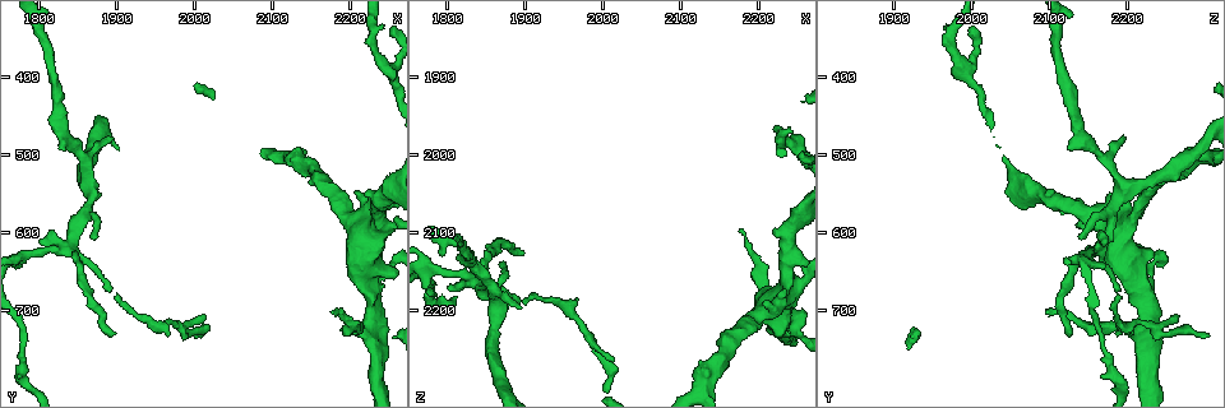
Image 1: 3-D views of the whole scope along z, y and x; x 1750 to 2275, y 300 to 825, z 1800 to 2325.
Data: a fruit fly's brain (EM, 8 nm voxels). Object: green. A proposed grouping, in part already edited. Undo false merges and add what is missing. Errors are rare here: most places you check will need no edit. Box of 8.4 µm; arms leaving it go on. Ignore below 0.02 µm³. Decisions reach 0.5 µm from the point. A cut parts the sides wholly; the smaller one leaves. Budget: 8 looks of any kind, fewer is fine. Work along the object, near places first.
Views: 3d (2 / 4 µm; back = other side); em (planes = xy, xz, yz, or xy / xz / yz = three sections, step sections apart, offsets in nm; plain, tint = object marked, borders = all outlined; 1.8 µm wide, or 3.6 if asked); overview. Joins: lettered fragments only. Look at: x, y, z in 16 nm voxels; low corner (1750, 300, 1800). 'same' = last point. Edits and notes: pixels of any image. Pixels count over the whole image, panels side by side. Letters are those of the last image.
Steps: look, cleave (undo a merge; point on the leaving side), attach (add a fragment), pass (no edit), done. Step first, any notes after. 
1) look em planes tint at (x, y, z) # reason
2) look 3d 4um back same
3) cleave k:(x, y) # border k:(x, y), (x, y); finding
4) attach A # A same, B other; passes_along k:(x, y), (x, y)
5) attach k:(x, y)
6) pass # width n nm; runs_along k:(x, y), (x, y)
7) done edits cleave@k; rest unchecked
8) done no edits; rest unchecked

look em yz step 16 borders at (2175, 700, 2095) # branch stops here

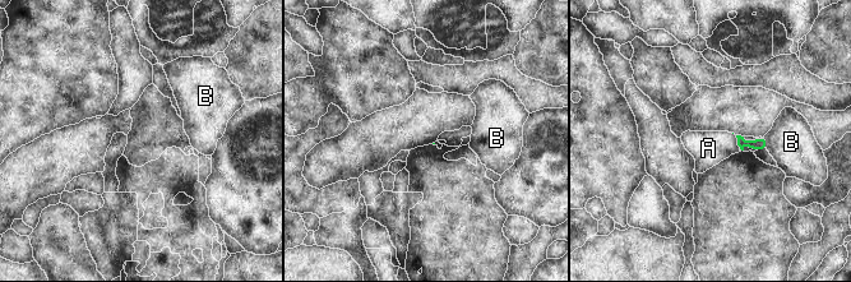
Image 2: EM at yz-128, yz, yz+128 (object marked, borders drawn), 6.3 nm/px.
attach A # A same, B other; passes_along 2:(759, 144), (738, 142), (708, 148); the neuron continues

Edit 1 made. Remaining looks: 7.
look 3d 2um at (2230, 545, 2180) # thick end

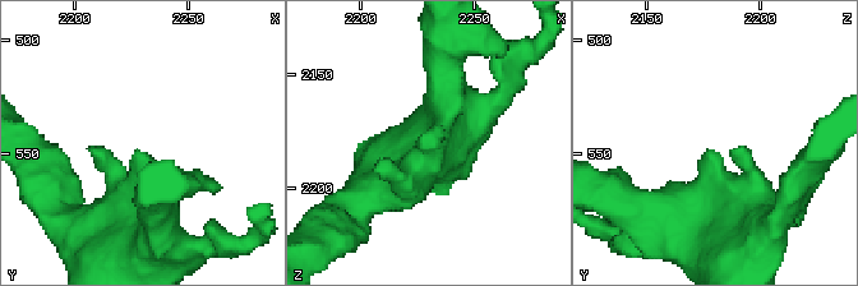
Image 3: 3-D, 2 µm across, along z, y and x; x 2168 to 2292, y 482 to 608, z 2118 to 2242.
look em yz step 4 borders at (2229, 548, 2177) # need the tissue

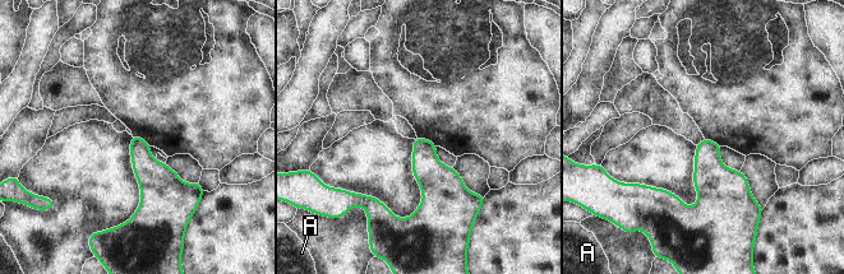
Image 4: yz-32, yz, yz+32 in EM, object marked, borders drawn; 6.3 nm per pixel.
look em planes borders same

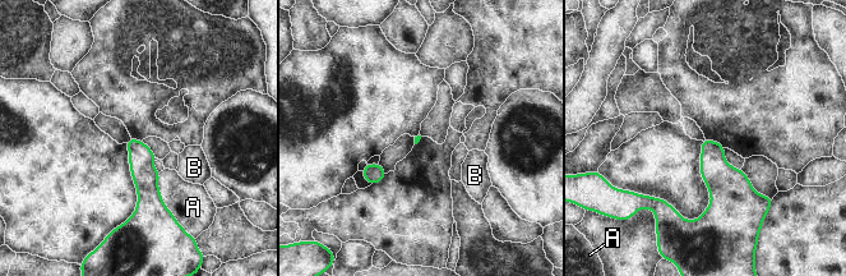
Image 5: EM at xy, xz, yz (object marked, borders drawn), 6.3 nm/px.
pass # A other, B other; border 5:(160, 171), (160, 196), (176, 217); none of them fits

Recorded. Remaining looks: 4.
look em planes borders at (1900, 730, 2125) # tapers out

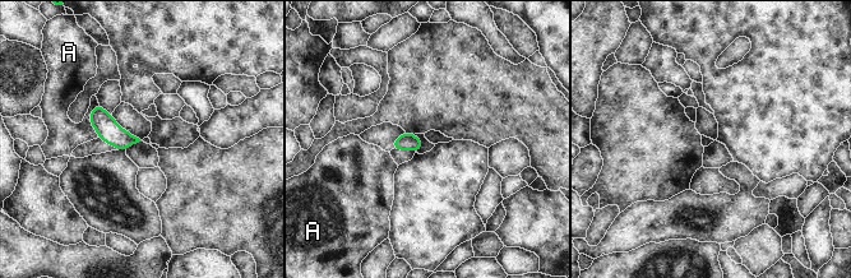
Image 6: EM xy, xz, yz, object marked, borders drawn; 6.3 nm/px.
pass # width 110 nm; A other; border 6:(98, 103), (89, 115), (97, 137); no lettered fragment goes on from it

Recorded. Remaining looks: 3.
look em planes plain at (1835, 620, 2165) # three-way junction

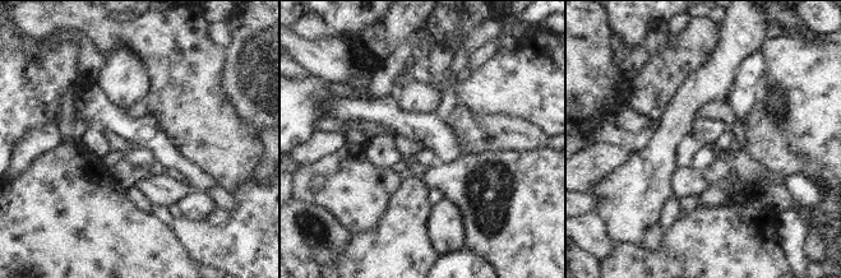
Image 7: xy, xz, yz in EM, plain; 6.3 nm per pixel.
look em planes borders same # see the neighbours

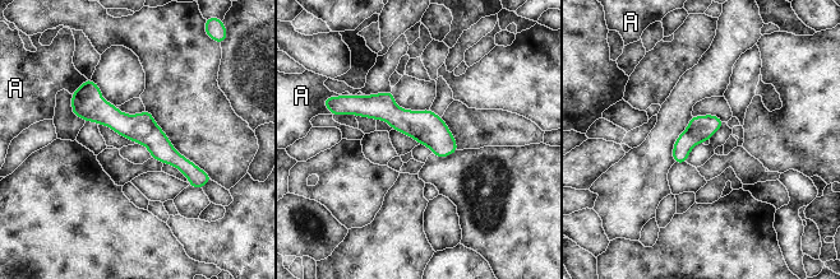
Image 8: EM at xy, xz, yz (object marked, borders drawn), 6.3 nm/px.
pass # longest_contact A 140 nm; A other; all the same neuron

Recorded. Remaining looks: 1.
done edits attach@2; rest unchecked

